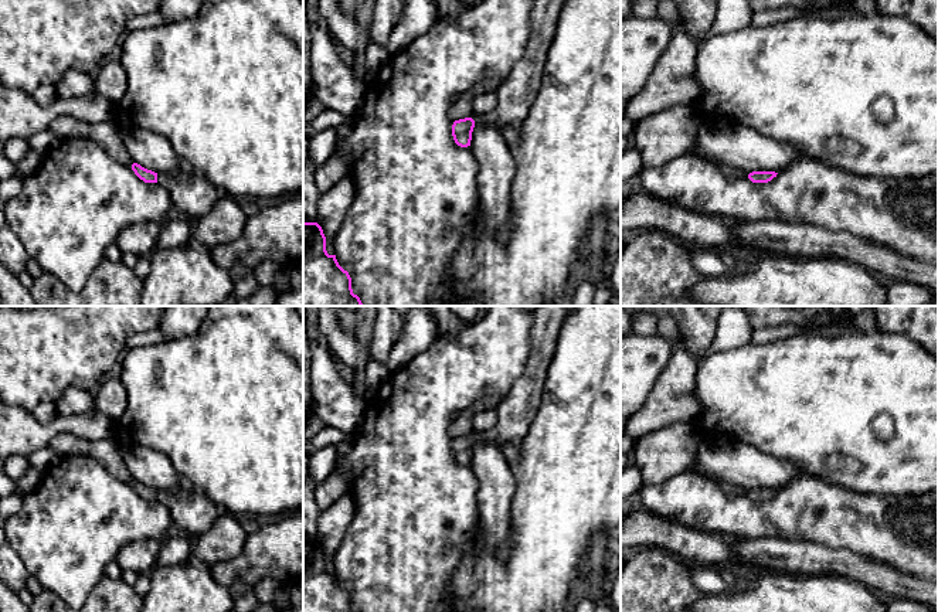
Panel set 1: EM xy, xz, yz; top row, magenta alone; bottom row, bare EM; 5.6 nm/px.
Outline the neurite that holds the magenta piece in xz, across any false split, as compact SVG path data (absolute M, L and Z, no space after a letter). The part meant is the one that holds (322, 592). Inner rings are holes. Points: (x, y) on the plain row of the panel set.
M303 540L303 612L354 612L349 589L327 571L317 540Z

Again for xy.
M132 482L135 492L145 500L159 500L170 511L174 530L197 537L205 533L218 517L217 504L200 489L162 490Z

